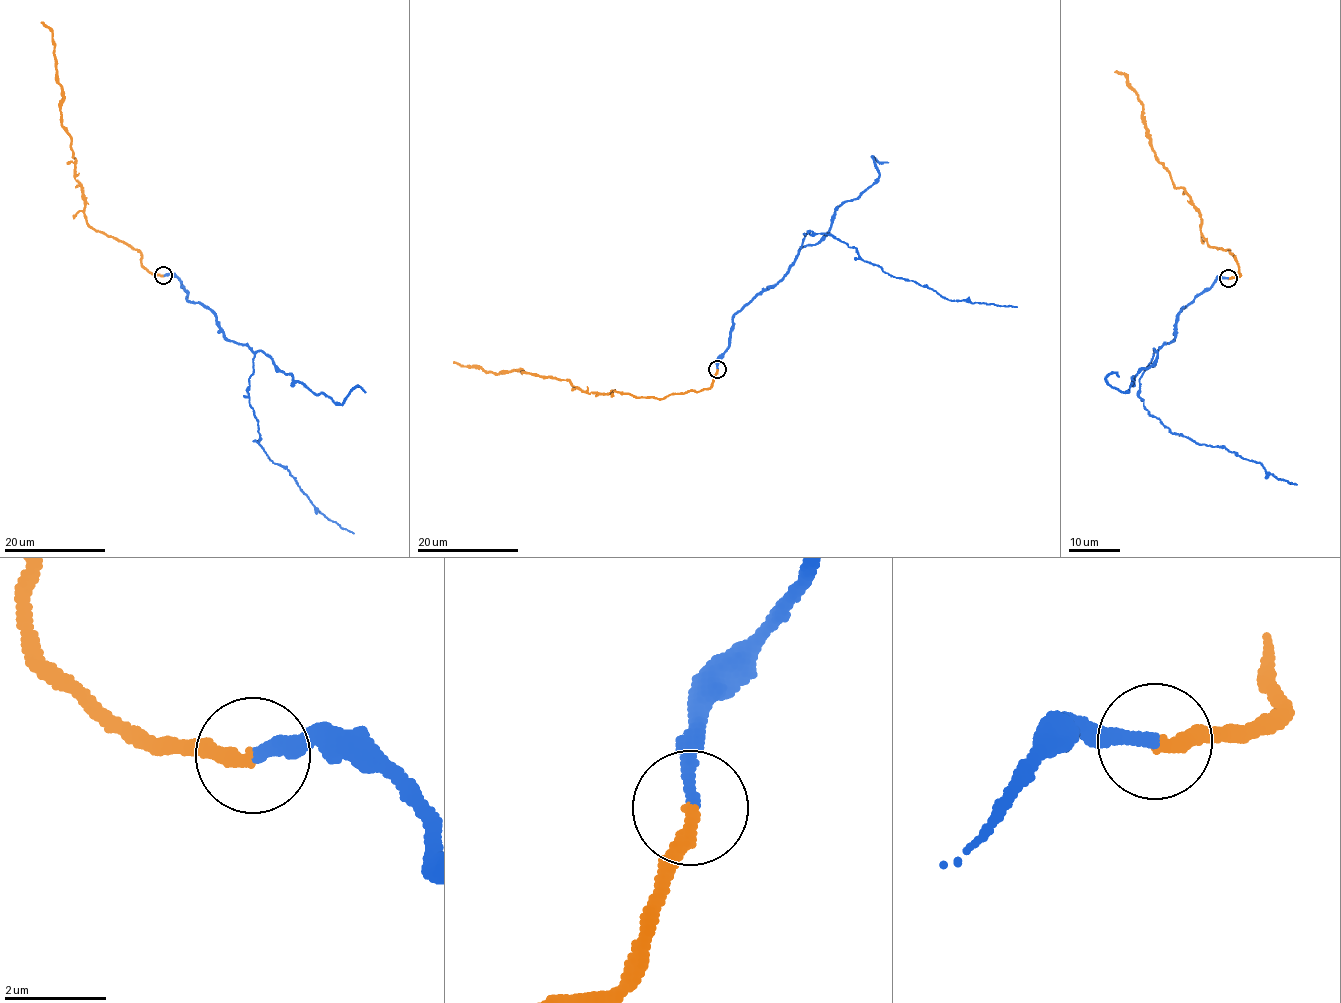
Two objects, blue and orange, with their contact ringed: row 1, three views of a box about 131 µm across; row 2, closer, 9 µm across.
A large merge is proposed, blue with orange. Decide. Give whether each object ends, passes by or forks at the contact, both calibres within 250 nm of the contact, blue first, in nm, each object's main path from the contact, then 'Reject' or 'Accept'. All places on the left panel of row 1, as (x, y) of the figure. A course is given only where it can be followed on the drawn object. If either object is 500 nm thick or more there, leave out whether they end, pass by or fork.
At the ring blue ends. At the ring orange ends. Thickness 240 nm (blue) against 280 nm. Course of blue: (163, 275), (252, 351), (247, 394), (267, 457), (354, 533). Course of orange: (163, 275), (142, 265), (136, 250), (89, 228), (71, 141), (62, 123), (52, 33), (41, 22). Accept

